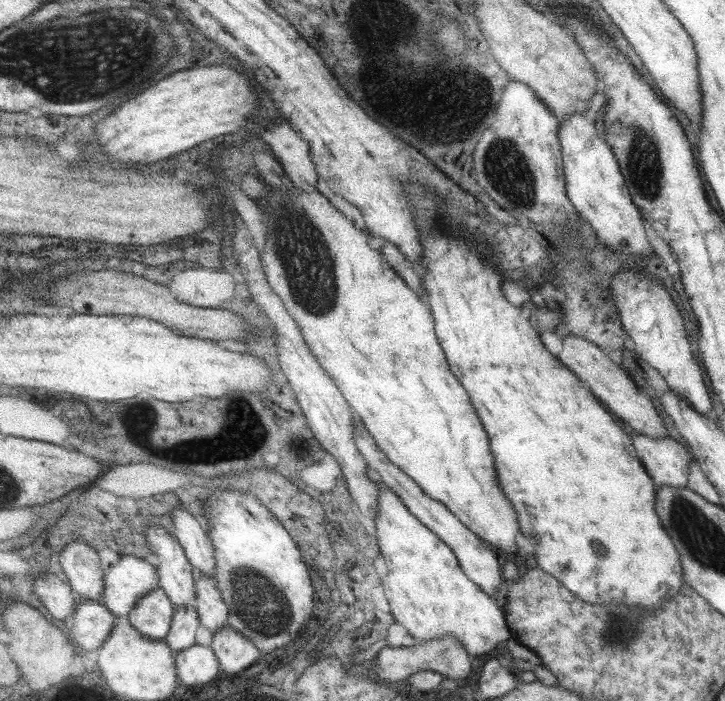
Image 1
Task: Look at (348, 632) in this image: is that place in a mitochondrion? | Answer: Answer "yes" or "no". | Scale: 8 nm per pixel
no

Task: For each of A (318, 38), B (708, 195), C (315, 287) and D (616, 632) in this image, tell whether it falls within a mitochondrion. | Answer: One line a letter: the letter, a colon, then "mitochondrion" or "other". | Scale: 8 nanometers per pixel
A: other
B: other
C: mitochondrion
D: mitochondrion

